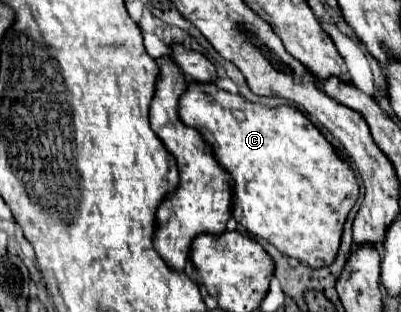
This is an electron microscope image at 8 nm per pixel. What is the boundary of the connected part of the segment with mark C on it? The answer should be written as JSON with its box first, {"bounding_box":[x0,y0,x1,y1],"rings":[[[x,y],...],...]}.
{"bounding_box":[180,82,360,268],"rings":[[[190,82],[186,92],[180,96],[180,120],[192,128],[196,128],[214,148],[214,156],[216,160],[232,174],[232,178],[236,180],[236,186],[234,186],[234,200],[232,200],[232,216],[236,222],[240,222],[246,230],[250,230],[252,234],[268,240],[270,244],[274,244],[282,254],[286,256],[292,256],[292,258],[298,258],[300,262],[306,262],[310,268],[324,268],[324,266],[330,266],[338,254],[338,248],[340,248],[340,236],[342,236],[342,228],[344,228],[344,222],[346,222],[346,216],[348,212],[352,210],[352,206],[356,204],[358,200],[358,192],[360,192],[360,186],[358,186],[358,180],[356,180],[356,174],[352,172],[350,164],[346,160],[342,160],[338,156],[338,152],[334,150],[334,146],[322,136],[322,132],[298,110],[294,108],[288,108],[288,106],[278,106],[278,108],[268,108],[268,106],[260,106],[260,104],[252,104],[248,100],[244,100],[242,96],[234,96],[230,92],[224,92],[220,90],[216,84],[204,84],[204,82]]]}

